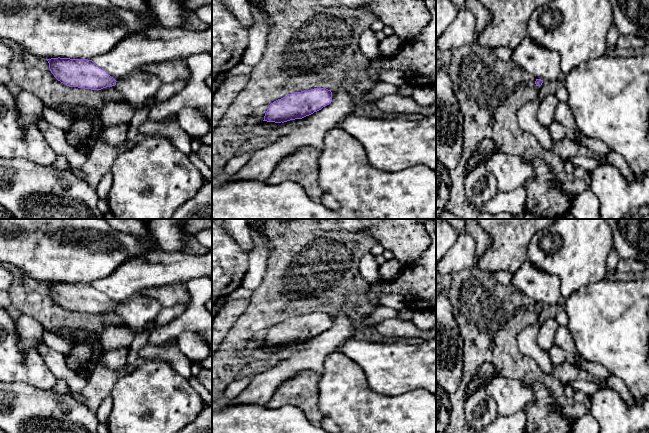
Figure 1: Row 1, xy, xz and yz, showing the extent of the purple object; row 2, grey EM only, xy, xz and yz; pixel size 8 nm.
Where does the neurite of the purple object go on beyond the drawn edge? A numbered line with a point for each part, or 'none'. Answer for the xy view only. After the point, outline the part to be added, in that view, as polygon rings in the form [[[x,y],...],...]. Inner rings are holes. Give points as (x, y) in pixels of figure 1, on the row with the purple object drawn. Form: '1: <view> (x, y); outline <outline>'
1: xy (136, 89); outline [[[135,71],[118,80],[115,87],[122,95],[122,100],[138,111],[148,100],[155,98],[162,85],[158,76],[146,71]]]

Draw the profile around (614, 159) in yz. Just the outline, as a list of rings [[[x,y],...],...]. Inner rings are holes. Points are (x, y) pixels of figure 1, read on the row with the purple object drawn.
[[[610,152],[605,155],[604,161],[596,160],[592,157],[577,156],[563,160],[564,163],[571,162],[574,167],[580,166],[588,172],[592,172],[595,168],[602,165],[614,166],[617,168],[620,173],[627,177],[630,174],[633,174],[636,182],[639,182],[645,178],[644,172],[636,174],[634,173],[627,161],[618,153]]]

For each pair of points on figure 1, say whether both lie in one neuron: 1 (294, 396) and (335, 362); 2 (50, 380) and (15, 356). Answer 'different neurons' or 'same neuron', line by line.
1: different neurons
2: same neuron

